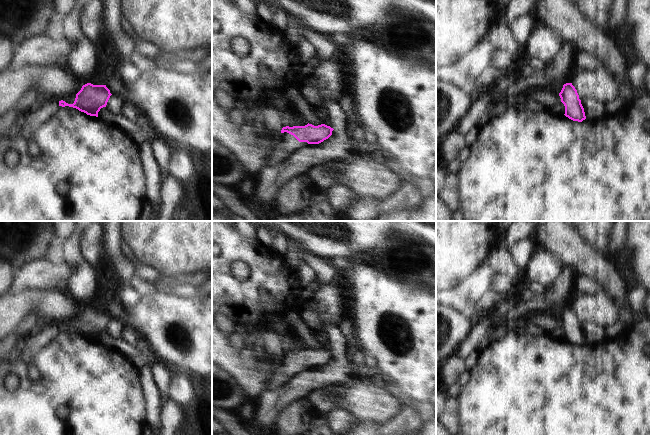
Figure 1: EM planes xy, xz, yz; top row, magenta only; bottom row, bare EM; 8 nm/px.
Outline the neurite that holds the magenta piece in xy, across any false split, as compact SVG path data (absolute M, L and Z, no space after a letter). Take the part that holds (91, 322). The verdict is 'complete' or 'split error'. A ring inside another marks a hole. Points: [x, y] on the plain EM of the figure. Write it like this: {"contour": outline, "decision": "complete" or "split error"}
{"contour": "M76 221L74 232L64 241L63 257L73 271L68 281L70 297L82 309L76 318L73 328L59 325L59 330L73 331L90 340L98 341L101 332L106 331L112 319L106 309L93 309L88 306L88 301L94 293L94 270L88 264L80 251L80 236L82 231L94 221Z", "decision": "split error"}

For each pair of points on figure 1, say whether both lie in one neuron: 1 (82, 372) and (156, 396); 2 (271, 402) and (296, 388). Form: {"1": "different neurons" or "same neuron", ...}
{"1": "different neurons", "2": "same neuron"}

